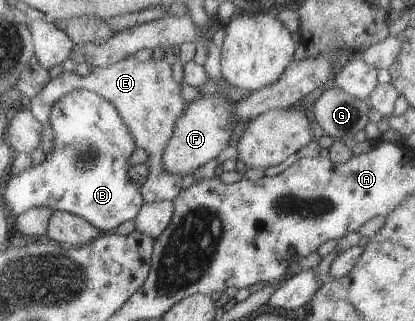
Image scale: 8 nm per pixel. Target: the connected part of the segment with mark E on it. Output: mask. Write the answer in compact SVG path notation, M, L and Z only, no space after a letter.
M132 56L120 59L110 66L94 67L91 72L83 77L73 72L62 71L56 78L49 78L41 89L24 101L34 118L41 124L41 139L39 145L30 156L32 162L40 162L38 150L48 154L52 150L53 132L49 128L48 115L51 104L64 96L68 91L84 89L104 97L118 111L125 127L132 135L135 148L142 148L147 154L146 165L149 168L145 182L139 188L144 203L154 201L170 201L182 188L182 181L178 175L171 175L161 169L161 156L167 140L171 137L173 124L176 118L188 104L180 98L180 85L174 82L171 65L164 58L160 61L137 61Z

